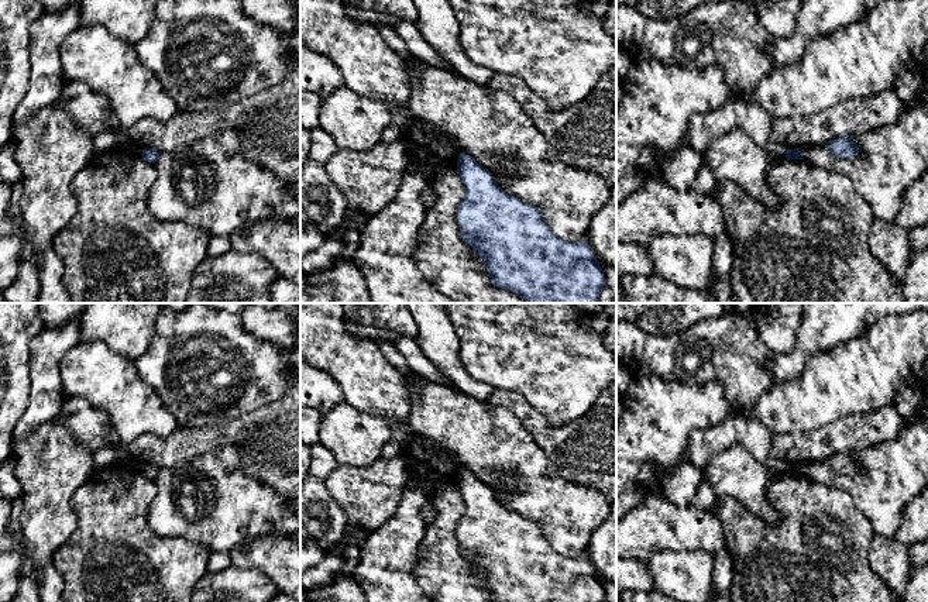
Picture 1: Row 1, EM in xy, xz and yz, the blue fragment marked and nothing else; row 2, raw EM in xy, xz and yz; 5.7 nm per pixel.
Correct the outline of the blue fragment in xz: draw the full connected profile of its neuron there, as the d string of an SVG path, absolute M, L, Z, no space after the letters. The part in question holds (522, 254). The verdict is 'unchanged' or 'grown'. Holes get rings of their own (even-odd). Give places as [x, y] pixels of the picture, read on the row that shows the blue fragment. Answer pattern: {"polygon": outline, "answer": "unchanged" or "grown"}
{"polygon": "M461 152L457 171L465 188L458 227L463 238L482 255L494 286L519 293L523 303L599 303L606 279L588 242L557 237L537 207L508 195L474 156Z", "answer": "unchanged"}

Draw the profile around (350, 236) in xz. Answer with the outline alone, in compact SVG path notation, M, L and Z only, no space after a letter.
M346 227L341 231L343 258L341 262L353 261L353 257L360 245L360 227Z

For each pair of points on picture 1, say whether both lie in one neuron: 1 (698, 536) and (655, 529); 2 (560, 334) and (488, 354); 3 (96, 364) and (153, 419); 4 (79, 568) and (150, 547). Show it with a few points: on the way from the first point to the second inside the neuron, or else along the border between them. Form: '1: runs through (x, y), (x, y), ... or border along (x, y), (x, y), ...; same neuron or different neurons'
1: runs through (687, 535), (674, 535), (666, 529); same neuron
2: runs through (542, 339), (511, 339), (507, 341); same neuron
3: runs through (110, 378), (138, 406); same neuron
4: runs through (96, 566), (133, 564); same neuron

